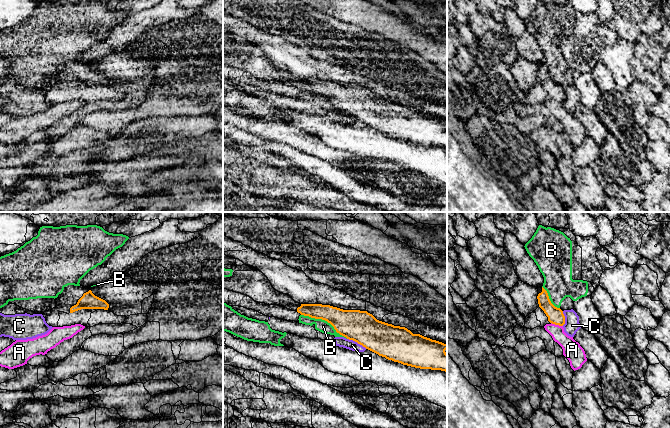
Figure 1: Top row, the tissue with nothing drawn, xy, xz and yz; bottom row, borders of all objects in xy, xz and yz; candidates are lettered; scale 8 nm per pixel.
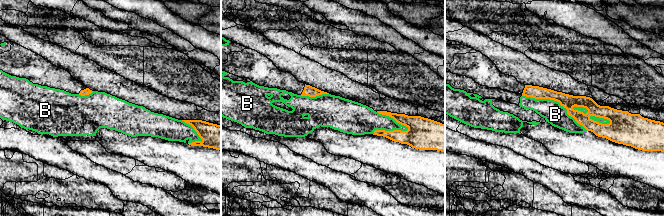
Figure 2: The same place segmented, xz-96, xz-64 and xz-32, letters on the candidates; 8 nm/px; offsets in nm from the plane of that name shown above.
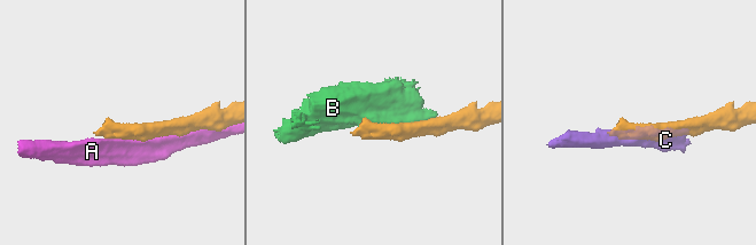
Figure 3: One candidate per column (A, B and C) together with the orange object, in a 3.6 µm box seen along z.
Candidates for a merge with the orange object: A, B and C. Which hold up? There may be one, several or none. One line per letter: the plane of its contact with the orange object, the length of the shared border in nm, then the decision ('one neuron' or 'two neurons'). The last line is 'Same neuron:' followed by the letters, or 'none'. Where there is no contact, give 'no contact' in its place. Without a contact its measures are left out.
A: meets orange in yz; contact 100 nm long; two neurons
B: meets orange in xz; contact 420 nm long; two neurons
C: meets orange in xz; contact 180 nm long; two neurons
Same neuron: none

